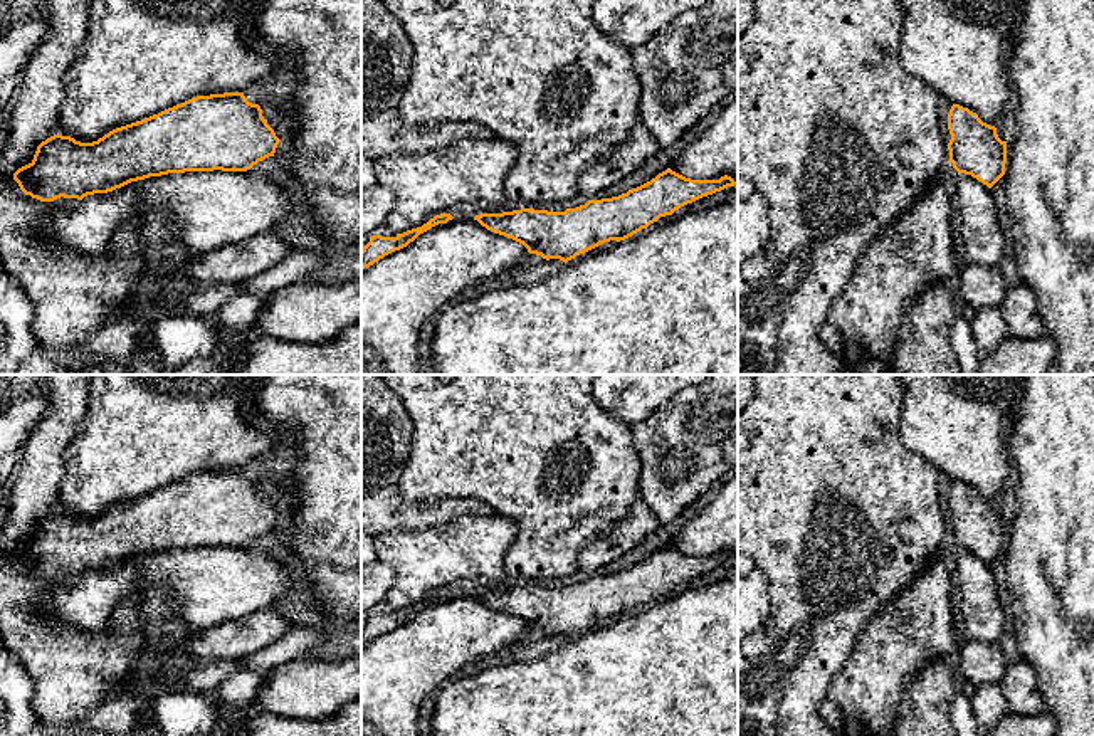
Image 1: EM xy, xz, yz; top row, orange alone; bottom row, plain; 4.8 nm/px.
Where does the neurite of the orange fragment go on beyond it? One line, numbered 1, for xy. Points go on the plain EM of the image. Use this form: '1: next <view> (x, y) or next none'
1: next none

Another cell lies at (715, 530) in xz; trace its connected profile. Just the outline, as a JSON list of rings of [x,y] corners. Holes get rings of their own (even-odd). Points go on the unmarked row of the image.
[[[738,476],[669,544],[691,556],[714,556],[738,543]]]

